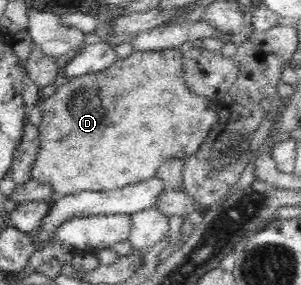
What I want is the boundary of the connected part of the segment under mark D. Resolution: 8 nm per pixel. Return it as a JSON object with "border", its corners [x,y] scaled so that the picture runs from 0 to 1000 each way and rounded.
{"border":[[[598,172],[512,179],[442,175],[425,200],[392,207],[379,228],[352,242],[229,274],[216,298],[206,295],[193,305],[179,333],[159,337],[143,351],[133,365],[140,425],[123,446],[133,474],[133,512],[126,519],[123,554],[110,572],[103,625],[133,642],[163,642],[193,688],[239,684],[239,677],[292,667],[352,670],[399,663],[415,649],[498,628],[522,614],[522,600],[538,572],[558,565],[565,554],[598,554],[611,561],[618,551],[658,537],[658,523],[684,498],[691,474],[698,474],[704,449],[724,425],[731,372],[721,358],[631,319],[628,298],[615,281],[608,186],[598,182]]]}

